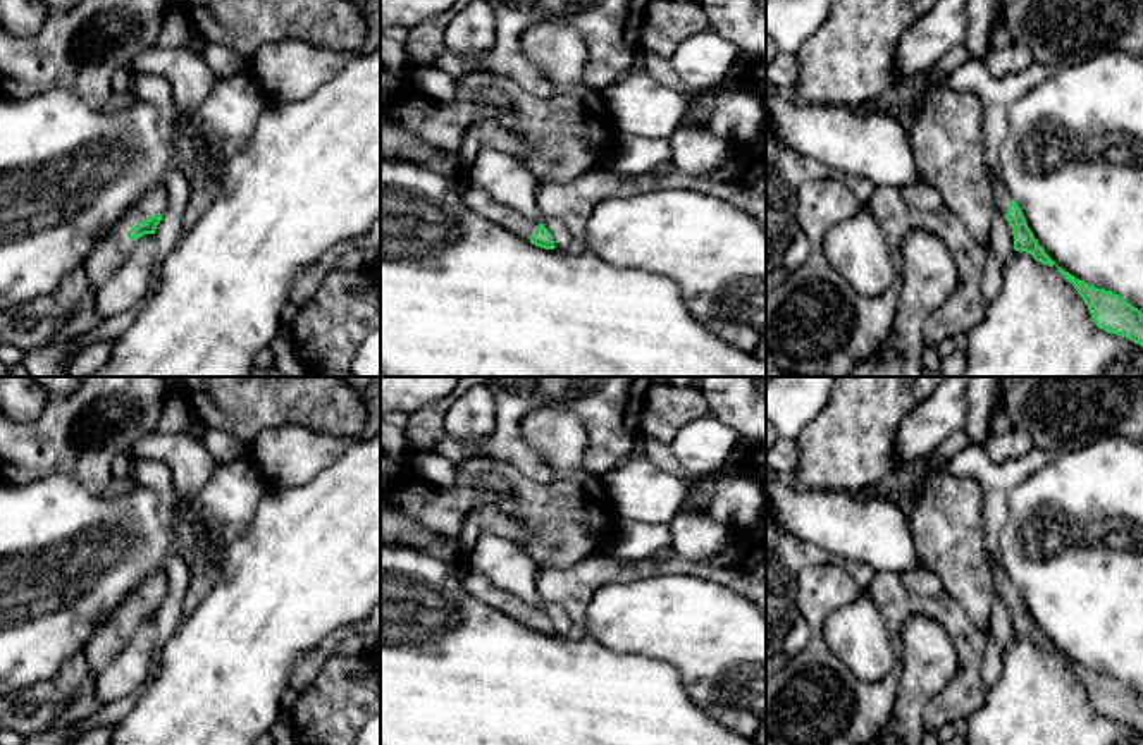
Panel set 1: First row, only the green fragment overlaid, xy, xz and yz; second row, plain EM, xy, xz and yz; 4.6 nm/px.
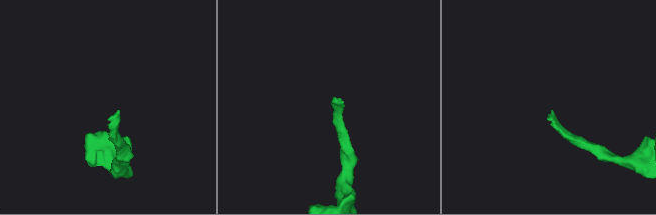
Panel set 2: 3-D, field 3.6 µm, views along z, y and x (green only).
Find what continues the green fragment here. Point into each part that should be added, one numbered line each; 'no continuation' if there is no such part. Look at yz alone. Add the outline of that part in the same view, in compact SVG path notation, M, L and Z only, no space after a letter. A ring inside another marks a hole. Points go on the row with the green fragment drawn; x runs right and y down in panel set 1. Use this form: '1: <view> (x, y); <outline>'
1: yz (1000, 197); M988 172L988 179L990 179L990 188L992 188L992 194L993 194L993 206L998 212L1002 212L1004 215L1007 215L1009 203L1012 201L1012 198L1009 196L1007 189L1000 179L992 175L990 172Z

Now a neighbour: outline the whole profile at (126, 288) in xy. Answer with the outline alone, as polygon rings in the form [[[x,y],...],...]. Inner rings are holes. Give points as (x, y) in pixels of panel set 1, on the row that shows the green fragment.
[[[141,236],[114,275],[96,291],[96,311],[107,320],[136,306],[148,292],[155,236]]]

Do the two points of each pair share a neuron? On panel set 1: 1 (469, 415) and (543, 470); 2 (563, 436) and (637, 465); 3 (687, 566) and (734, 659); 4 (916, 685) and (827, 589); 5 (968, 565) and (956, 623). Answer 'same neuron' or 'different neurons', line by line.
1: different neurons
2: different neurons
3: different neurons
4: different neurons
5: different neurons

